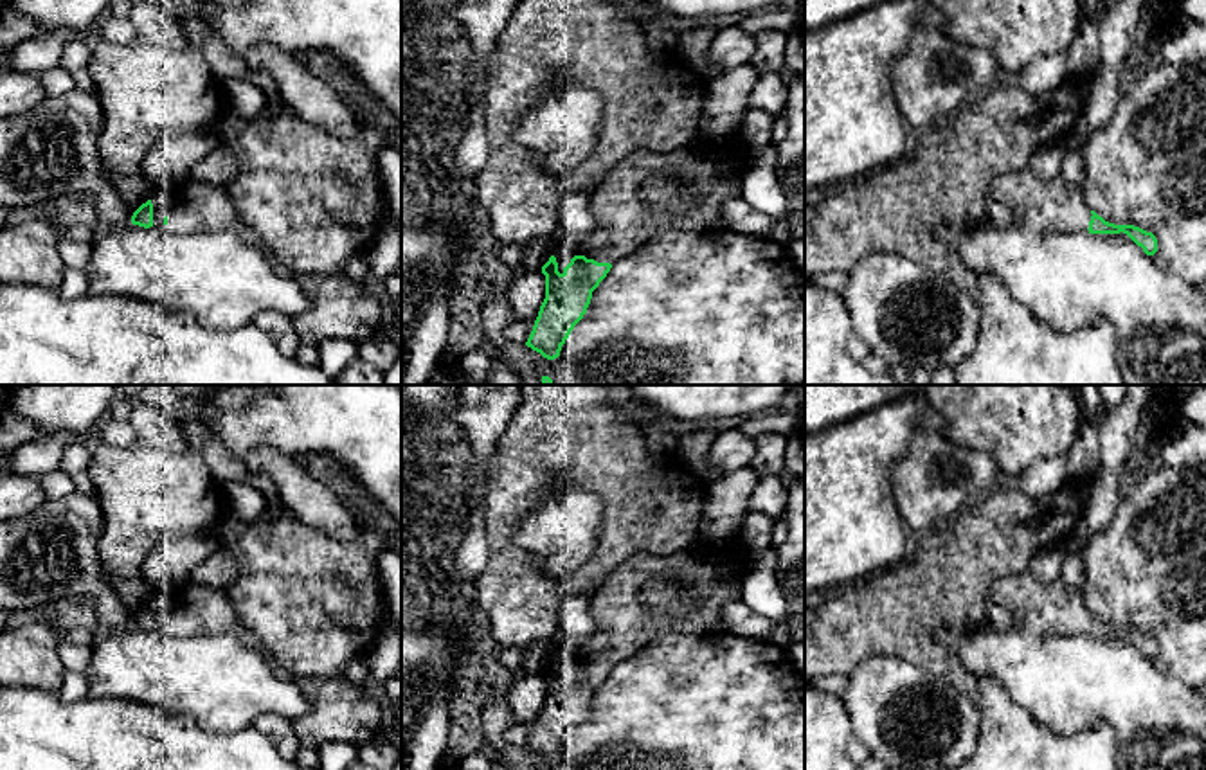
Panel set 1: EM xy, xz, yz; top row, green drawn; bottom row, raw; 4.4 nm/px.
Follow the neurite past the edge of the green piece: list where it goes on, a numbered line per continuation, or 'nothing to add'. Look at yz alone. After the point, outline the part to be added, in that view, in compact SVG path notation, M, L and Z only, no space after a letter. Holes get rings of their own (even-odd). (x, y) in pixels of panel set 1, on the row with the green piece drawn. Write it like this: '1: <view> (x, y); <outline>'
1: yz (1037, 205); M1030 169L997 176L988 185L986 198L1008 207L1017 227L1037 234L1087 230L1093 216L1082 185L1062 178L1044 182Z

